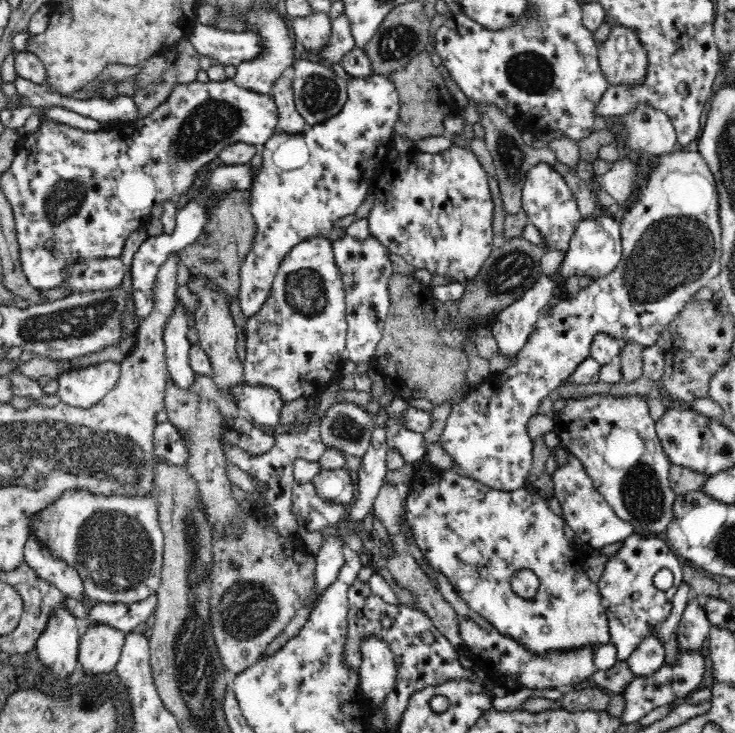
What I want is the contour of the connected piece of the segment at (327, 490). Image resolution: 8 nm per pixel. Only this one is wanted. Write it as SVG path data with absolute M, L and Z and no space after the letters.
M346 466L336 470L322 469L313 478L317 493L328 500L352 504L355 500L356 484L352 482L350 471Z

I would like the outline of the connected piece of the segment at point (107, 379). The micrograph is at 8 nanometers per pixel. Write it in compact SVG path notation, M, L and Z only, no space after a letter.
M104 361L86 368L70 368L60 378L60 397L74 406L90 406L98 402L117 384L121 363Z

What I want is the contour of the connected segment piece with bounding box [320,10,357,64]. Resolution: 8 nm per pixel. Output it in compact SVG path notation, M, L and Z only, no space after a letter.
M345 10L331 20L331 25L331 45L324 49L320 55L324 59L329 59L329 62L333 64L340 62L340 56L356 48L357 42L352 32L351 18L349 18L349 14L345 13Z

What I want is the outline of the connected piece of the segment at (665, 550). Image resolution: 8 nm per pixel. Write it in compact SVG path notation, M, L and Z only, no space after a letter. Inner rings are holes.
M639 531L624 540L621 549L606 563L598 582L601 596L612 607L607 613L607 620L609 639L618 650L617 661L626 662L636 646L649 636L650 627L656 627L668 617L674 593L682 583L683 564L664 540ZM661 568L669 568L673 572L673 584L667 590L659 590L652 581L654 574Z

